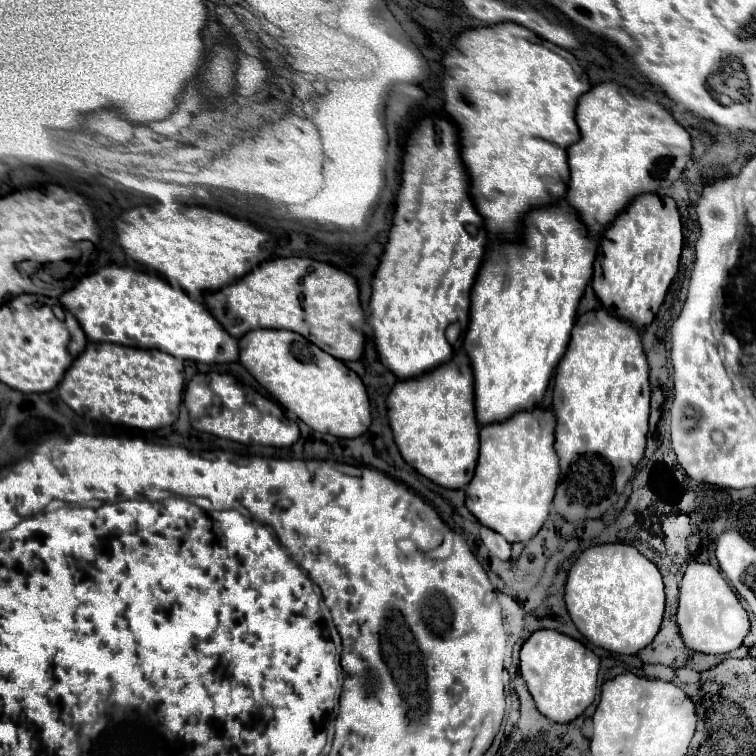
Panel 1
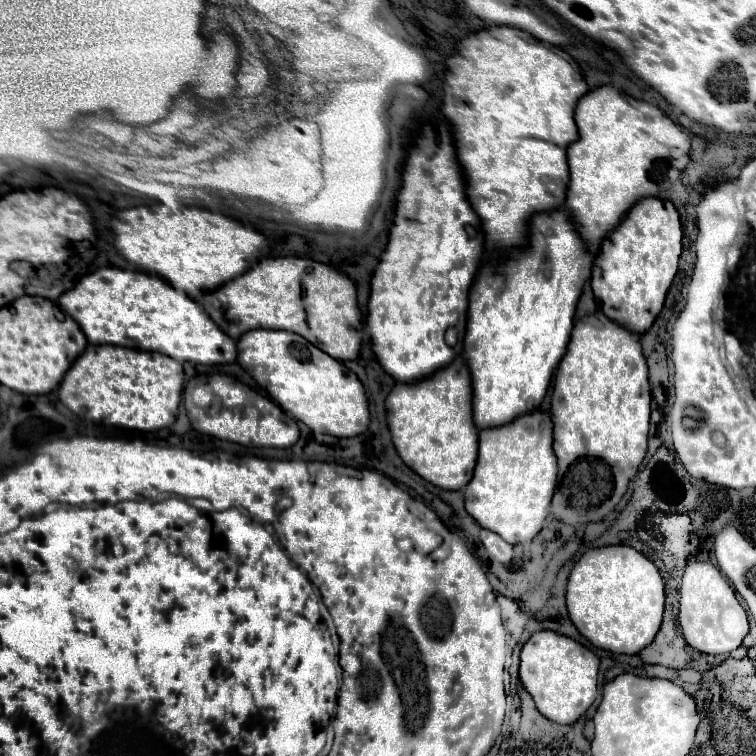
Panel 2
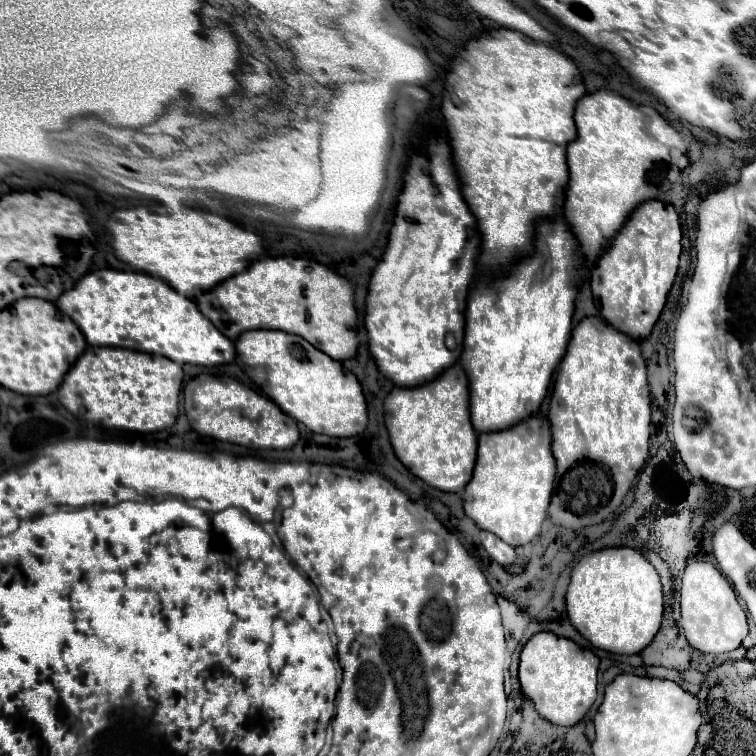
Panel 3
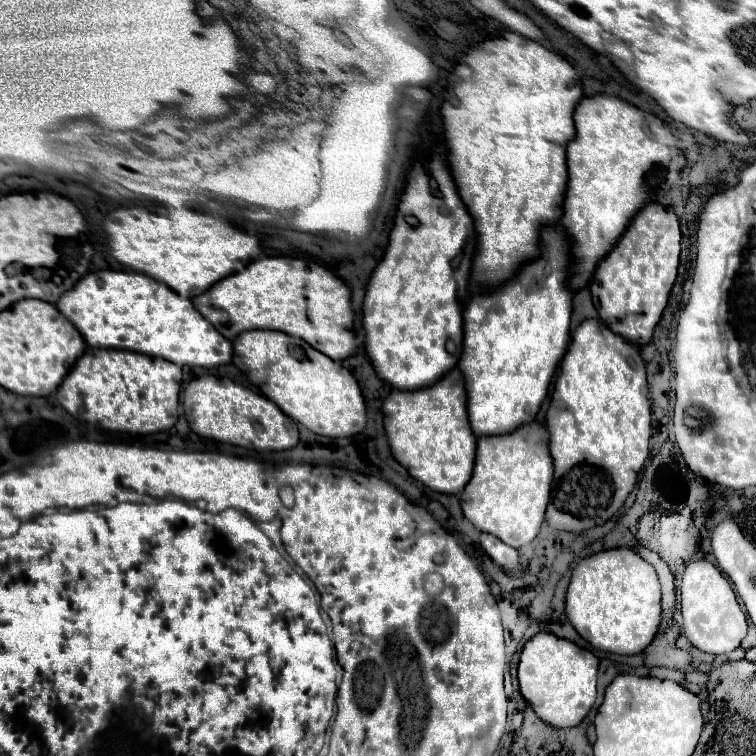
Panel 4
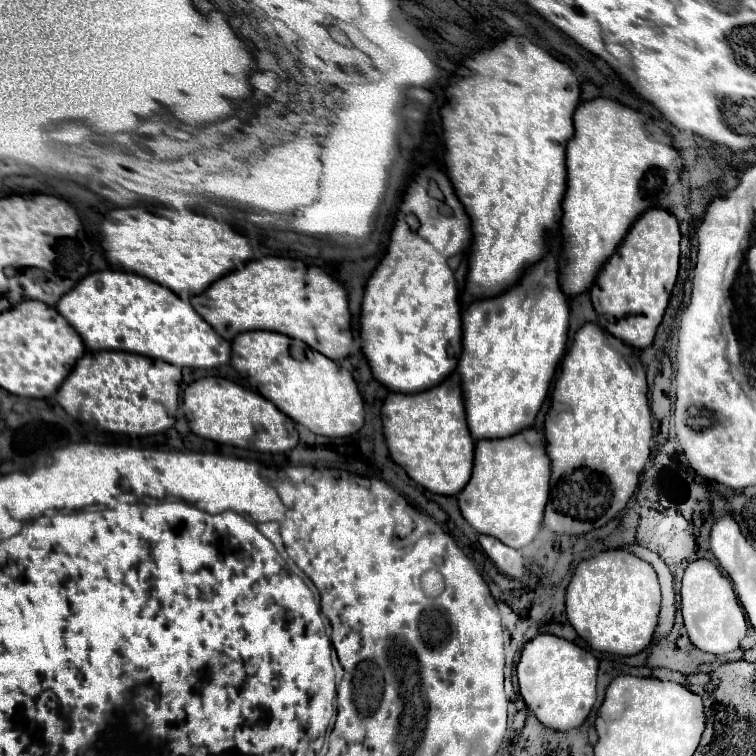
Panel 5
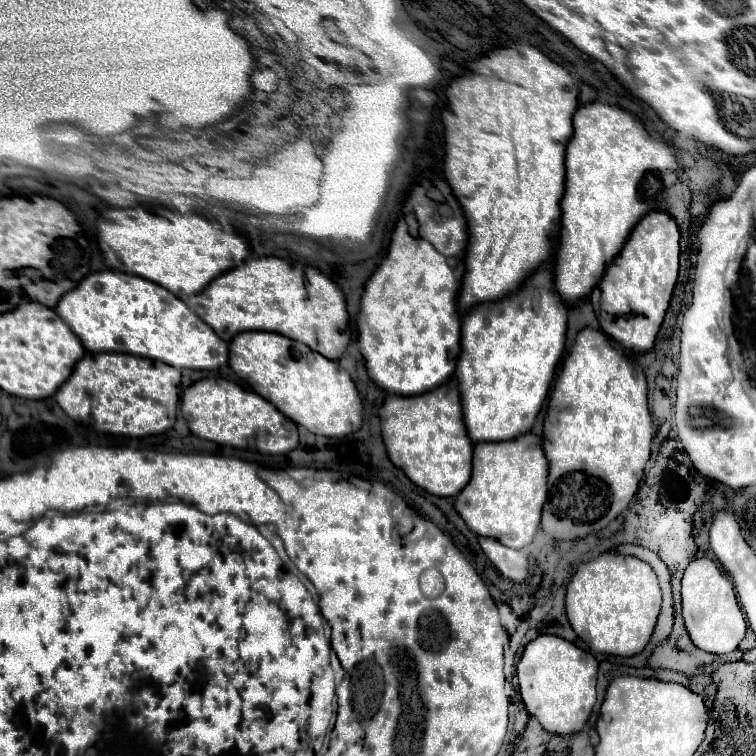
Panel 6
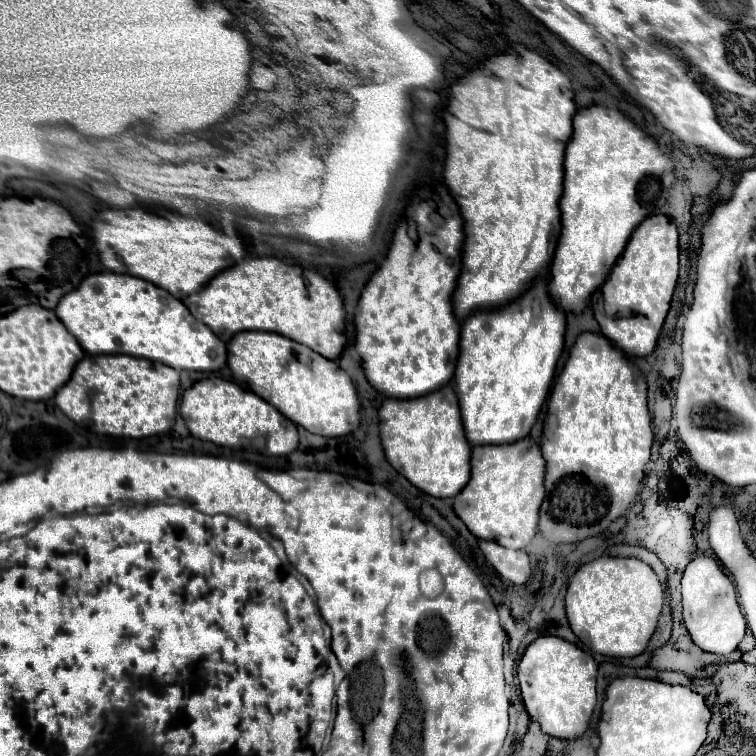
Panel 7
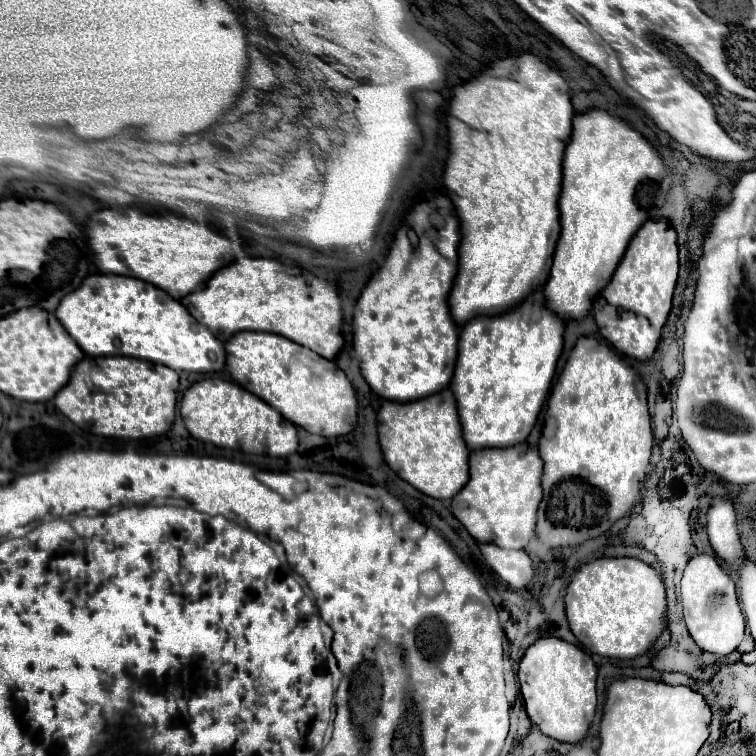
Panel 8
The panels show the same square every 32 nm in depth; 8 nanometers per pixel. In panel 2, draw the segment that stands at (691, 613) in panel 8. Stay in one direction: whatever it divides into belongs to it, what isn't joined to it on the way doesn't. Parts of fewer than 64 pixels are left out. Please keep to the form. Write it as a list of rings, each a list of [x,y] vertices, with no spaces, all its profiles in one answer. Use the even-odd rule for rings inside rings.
[[[690,562],[686,566],[680,586],[678,624],[686,644],[704,654],[728,654],[736,650],[748,634],[746,610],[740,606],[734,590],[720,570],[710,562]]]

